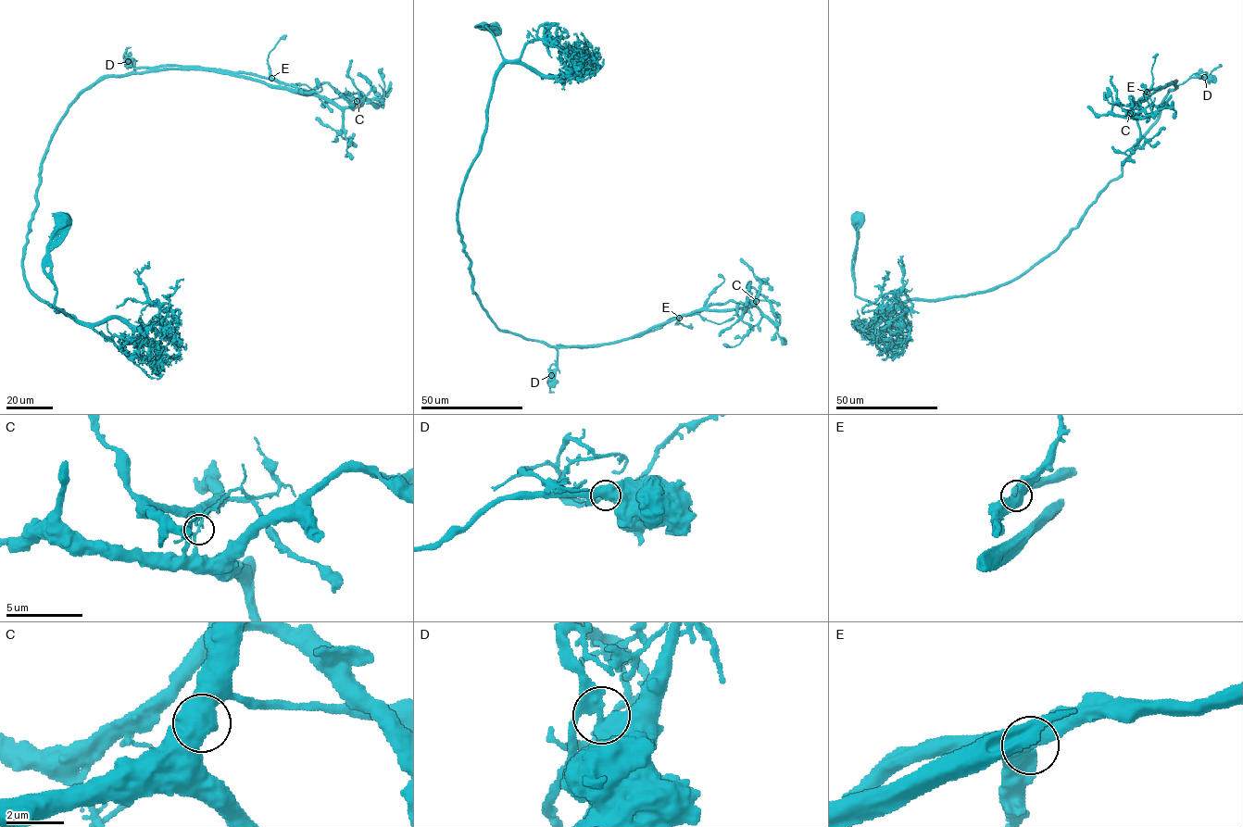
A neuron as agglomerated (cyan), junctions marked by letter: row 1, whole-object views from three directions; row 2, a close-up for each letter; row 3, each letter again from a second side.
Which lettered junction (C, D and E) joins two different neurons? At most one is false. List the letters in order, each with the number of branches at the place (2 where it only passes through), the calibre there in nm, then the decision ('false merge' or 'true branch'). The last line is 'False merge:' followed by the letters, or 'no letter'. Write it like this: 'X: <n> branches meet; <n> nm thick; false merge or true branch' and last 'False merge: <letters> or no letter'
C: 3 branches meet; 160 nm thick; false merge
D: 3 branches meet; 400 nm thick; true branch
E: 3 branches meet; 480 nm thick; true branch
False merge: C

